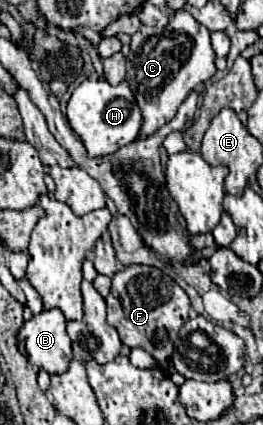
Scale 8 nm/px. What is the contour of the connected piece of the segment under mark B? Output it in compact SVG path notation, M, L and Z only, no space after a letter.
M50 308L50 310L42 310L40 314L26 320L18 332L18 346L30 364L44 368L48 374L66 372L68 364L72 360L72 346L70 346L68 334L66 334L64 314L58 308Z

